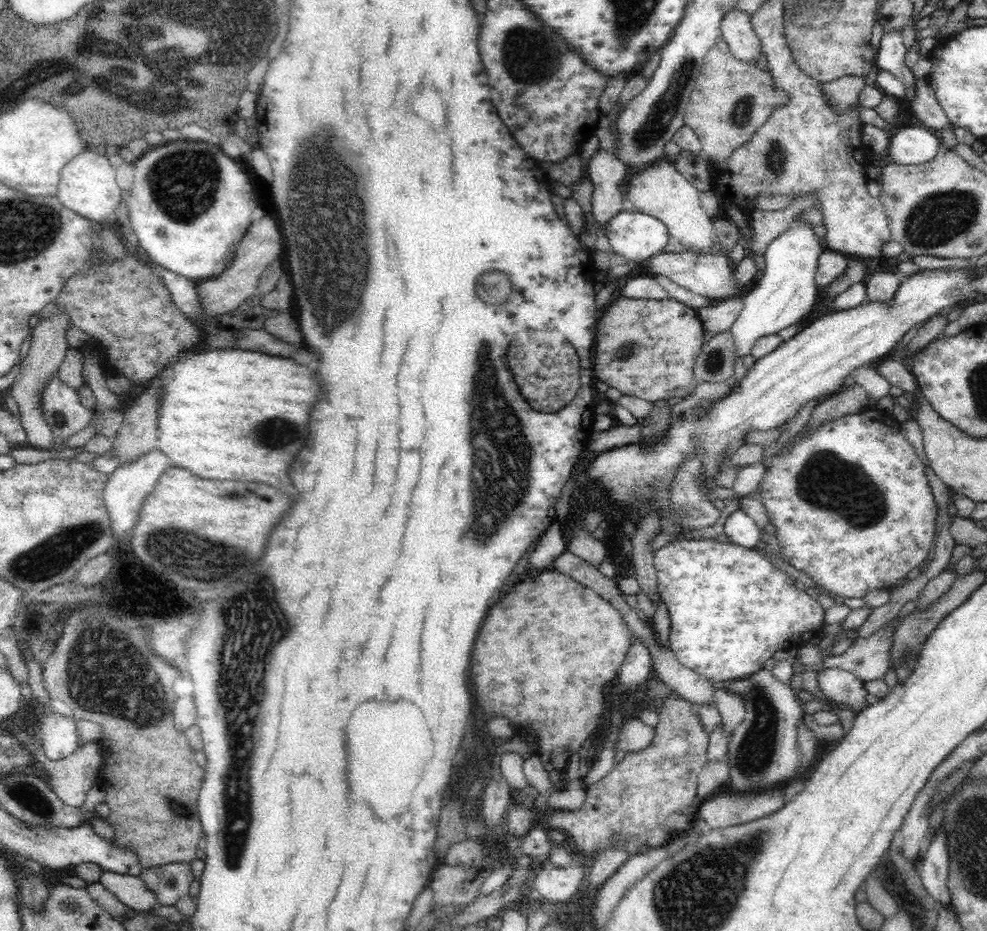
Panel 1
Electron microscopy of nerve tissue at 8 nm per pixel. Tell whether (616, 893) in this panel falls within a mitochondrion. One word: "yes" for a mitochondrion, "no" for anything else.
no

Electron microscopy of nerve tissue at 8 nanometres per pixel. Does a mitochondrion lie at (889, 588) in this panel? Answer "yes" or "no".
no

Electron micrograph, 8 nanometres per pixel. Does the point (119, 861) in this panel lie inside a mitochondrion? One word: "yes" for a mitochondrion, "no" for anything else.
no

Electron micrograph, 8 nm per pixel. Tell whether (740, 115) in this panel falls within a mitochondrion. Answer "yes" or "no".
yes

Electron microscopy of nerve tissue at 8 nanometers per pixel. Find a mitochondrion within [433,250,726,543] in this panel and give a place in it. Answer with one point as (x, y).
(505, 285)

